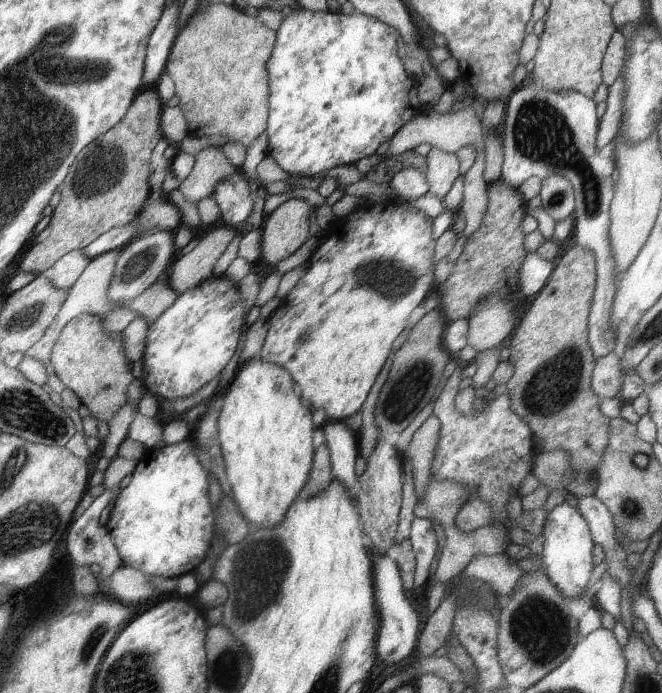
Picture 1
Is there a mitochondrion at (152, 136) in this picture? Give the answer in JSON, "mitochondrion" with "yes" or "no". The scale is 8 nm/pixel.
{"mitochondrion":"no"}

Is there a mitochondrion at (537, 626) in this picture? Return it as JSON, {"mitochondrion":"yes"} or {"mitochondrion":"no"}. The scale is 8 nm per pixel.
{"mitochondrion":"yes"}

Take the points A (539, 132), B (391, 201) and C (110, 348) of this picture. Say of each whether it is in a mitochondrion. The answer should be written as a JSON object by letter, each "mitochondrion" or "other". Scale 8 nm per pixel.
{"A":"mitochondrion","B":"other","C":"other"}

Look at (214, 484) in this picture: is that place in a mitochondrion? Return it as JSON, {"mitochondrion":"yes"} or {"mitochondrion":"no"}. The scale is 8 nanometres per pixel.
{"mitochondrion":"no"}

